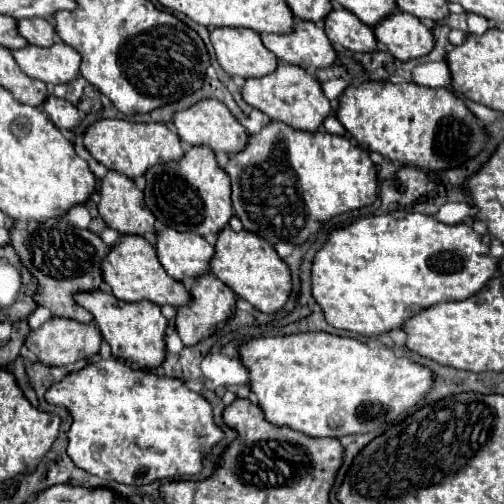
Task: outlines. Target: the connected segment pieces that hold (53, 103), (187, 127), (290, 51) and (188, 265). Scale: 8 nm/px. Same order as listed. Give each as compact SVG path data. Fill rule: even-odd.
M46 96L44 104L42 104L44 112L48 114L48 118L54 122L56 128L60 130L72 130L74 126L80 124L82 116L80 112L68 102L68 100L62 100L62 98L56 98L56 96Z
M214 98L200 100L186 110L174 112L172 124L176 126L182 146L186 146L186 148L194 146L194 144L204 144L204 146L210 146L214 152L222 150L226 154L236 154L236 152L240 152L240 148L244 148L244 142L248 140L248 132L240 126L240 122L230 114L230 110L220 100L214 100Z
M294 20L290 34L260 34L264 46L276 54L278 60L302 66L306 70L328 68L336 60L336 52L326 38L322 26L308 20Z
M174 228L156 230L154 248L162 268L178 282L188 284L196 276L210 270L214 246L200 234L178 232Z

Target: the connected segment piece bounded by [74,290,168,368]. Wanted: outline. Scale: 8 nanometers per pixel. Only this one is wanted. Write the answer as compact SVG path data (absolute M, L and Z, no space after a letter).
M102 290L78 292L74 294L74 300L94 316L102 338L110 344L114 358L130 364L138 364L142 368L156 368L162 364L166 354L164 330L168 322L162 316L160 306L156 306L150 300L122 302L122 300L116 300L110 292L102 292Z

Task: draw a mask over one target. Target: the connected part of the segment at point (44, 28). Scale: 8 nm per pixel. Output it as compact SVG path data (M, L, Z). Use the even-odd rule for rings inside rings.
M24 18L18 20L18 32L20 36L24 36L30 44L34 46L50 46L54 42L54 28L52 22L48 22L46 18Z

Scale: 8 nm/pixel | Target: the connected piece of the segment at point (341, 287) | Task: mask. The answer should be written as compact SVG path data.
M390 212L384 216L368 216L350 226L334 230L312 260L312 298L320 304L324 320L338 328L362 336L378 336L392 328L402 328L404 320L416 312L448 300L464 300L480 290L498 270L498 260L488 256L482 236L466 224L448 226L432 216Z

